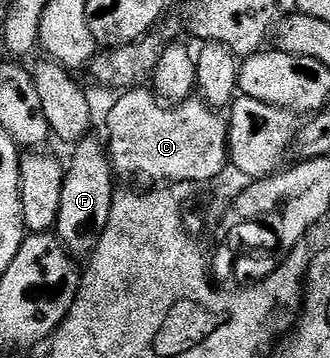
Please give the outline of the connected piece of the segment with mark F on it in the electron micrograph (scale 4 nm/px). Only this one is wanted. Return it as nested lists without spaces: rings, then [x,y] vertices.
[[[85,138],[71,149],[72,165],[67,165],[62,186],[62,206],[58,210],[55,235],[74,258],[87,258],[98,246],[102,230],[106,230],[106,218],[110,218],[110,206],[114,195],[114,173],[108,149],[93,138]]]

